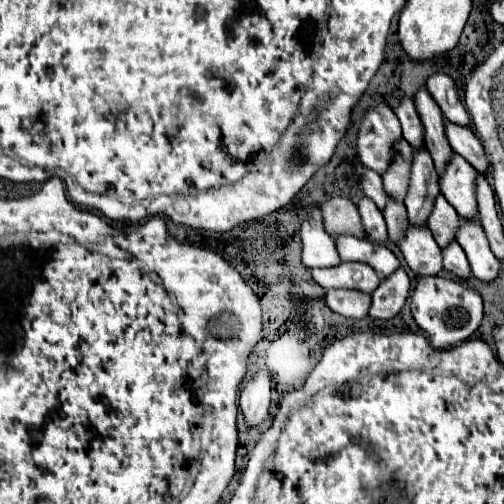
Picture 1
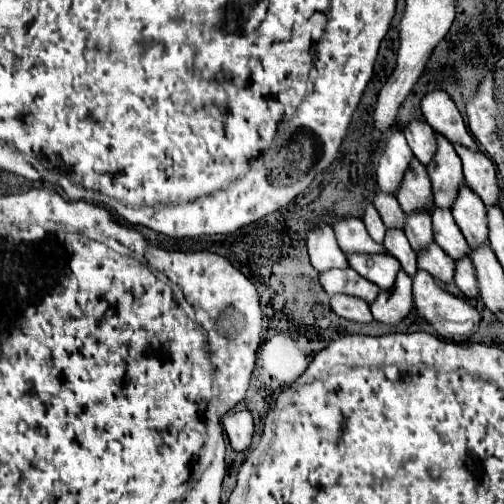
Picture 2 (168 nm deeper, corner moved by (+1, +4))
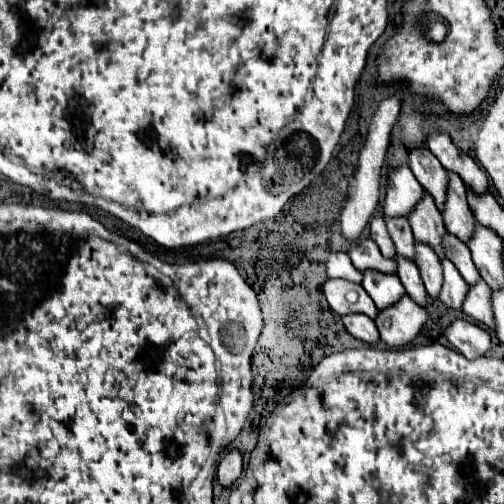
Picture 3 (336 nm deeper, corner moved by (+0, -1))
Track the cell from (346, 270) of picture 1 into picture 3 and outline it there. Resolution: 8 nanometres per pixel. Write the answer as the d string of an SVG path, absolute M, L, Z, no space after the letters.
M328 279L324 283L324 295L330 303L330 309L340 315L364 313L370 319L376 319L378 315L378 309L372 303L372 297L368 297L364 287L358 283L350 283L342 279Z

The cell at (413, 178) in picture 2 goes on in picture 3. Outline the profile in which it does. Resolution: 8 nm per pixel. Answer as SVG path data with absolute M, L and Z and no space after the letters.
M424 193L424 197L408 213L408 221L412 225L414 239L428 243L430 247L434 247L438 257L444 257L440 241L442 241L442 235L446 233L446 227L442 223L442 215L440 215L432 195Z

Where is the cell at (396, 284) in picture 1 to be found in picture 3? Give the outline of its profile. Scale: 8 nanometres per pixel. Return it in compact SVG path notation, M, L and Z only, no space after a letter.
M402 295L398 303L378 313L376 327L380 331L380 339L386 345L400 347L410 343L420 333L426 319L426 309L420 307L410 295Z

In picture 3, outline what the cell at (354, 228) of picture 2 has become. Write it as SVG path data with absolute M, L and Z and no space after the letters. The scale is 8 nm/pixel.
M360 239L350 251L348 251L352 265L358 271L366 271L366 269L376 269L382 273L396 273L396 261L394 259L386 259L380 255L380 249L376 247L376 243L372 239Z

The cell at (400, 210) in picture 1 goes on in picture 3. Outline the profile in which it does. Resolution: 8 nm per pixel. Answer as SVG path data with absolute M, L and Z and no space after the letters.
M396 255L394 259L396 259L396 265L398 265L398 277L400 277L402 285L406 287L408 295L412 299L416 299L416 303L426 305L426 291L424 291L424 283L420 279L416 263L406 259L406 257L400 257L400 255Z

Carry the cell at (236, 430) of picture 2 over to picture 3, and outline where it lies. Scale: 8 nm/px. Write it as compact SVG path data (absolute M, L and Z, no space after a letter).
M230 449L222 455L222 461L218 465L218 483L222 485L228 485L232 487L240 475L242 475L242 469L244 467L244 459L242 459L242 453L240 449Z

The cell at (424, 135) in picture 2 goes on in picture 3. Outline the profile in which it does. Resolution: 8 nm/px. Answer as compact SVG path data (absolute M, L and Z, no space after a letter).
M416 147L410 151L410 169L414 171L420 185L434 197L436 207L442 209L444 197L446 197L446 185L448 185L448 173L444 167L440 167L440 161L432 151L426 147Z

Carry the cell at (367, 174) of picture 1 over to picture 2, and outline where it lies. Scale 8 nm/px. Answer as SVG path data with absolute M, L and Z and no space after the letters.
M381 190L375 192L373 196L373 204L381 216L381 220L385 222L387 228L397 228L397 230L403 230L405 226L405 212L401 210L399 202L395 196L389 196L389 194L383 194Z

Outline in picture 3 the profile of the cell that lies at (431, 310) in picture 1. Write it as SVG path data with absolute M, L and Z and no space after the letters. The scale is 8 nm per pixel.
M454 319L444 329L444 335L450 345L456 347L466 359L482 357L490 349L490 335L466 319Z

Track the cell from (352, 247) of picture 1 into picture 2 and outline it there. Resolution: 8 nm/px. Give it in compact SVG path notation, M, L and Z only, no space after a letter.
M347 254L349 266L361 274L365 280L373 282L381 290L389 290L395 284L397 272L401 270L399 262L391 258L391 254Z

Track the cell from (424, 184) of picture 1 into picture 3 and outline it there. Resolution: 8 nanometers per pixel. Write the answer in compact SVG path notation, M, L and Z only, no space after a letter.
M416 241L416 265L420 267L420 275L428 295L438 297L442 287L442 265L436 251L430 245Z

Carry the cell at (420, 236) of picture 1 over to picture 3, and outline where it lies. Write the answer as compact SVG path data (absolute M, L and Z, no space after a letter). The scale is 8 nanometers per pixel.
M442 259L442 269L444 269L444 283L442 283L442 291L438 299L452 309L460 309L464 295L468 291L468 283L460 279L460 273L448 259Z

